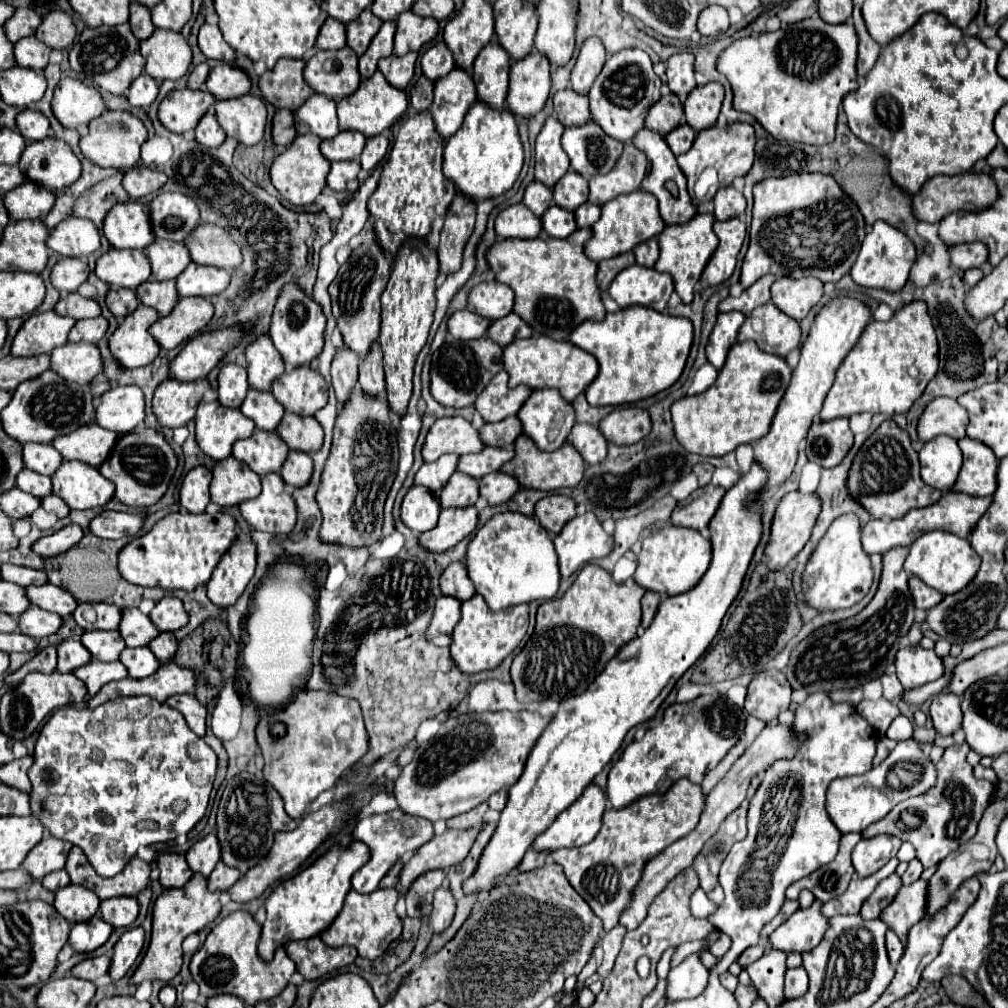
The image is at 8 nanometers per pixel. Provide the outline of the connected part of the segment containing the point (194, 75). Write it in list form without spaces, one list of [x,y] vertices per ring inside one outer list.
[[[199,63],[193,67],[191,75],[189,75],[189,87],[191,89],[203,89],[205,87],[205,79],[209,73],[209,65],[207,63]]]

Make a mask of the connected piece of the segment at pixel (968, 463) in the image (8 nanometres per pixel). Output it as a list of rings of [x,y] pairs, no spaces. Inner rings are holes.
[[[969,437],[961,439],[959,447],[963,451],[963,469],[953,489],[973,497],[993,495],[997,487],[997,467],[999,467],[995,453],[985,443],[979,443]]]

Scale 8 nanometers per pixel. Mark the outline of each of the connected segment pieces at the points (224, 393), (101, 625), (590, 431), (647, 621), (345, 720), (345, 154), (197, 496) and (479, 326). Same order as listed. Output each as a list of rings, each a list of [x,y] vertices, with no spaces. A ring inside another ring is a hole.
[[[225,363],[219,371],[219,401],[225,407],[239,407],[243,403],[243,395],[247,393],[247,371],[237,363]]]
[[[95,603],[95,613],[97,613],[97,621],[95,623],[87,623],[81,617],[81,609],[75,609],[73,617],[75,621],[85,629],[85,631],[93,631],[93,629],[117,629],[119,625],[119,607],[109,605],[109,603]]]
[[[575,423],[567,441],[583,455],[583,461],[589,465],[603,461],[607,455],[607,441],[595,425]]]
[[[647,591],[647,593],[643,595],[643,599],[641,599],[641,607],[643,607],[643,619],[641,619],[641,625],[643,625],[645,629],[651,625],[653,615],[655,615],[659,603],[661,603],[661,595],[659,595],[659,593],[651,593],[651,591]]]
[[[297,691],[285,709],[273,711],[271,715],[259,719],[255,735],[265,761],[263,779],[277,789],[285,801],[287,815],[293,819],[299,819],[309,801],[313,801],[319,793],[331,789],[343,771],[347,771],[367,753],[367,731],[359,703],[335,691]],[[275,721],[287,727],[287,733],[283,737],[271,735],[269,729]]]
[[[341,131],[333,139],[321,141],[321,153],[329,161],[359,159],[365,145],[365,135],[359,131]]]
[[[203,465],[193,467],[183,477],[183,483],[179,489],[179,503],[185,511],[189,511],[189,513],[203,513],[205,511],[205,507],[211,503],[209,481],[211,481],[211,471]]]
[[[463,309],[463,311],[455,311],[449,319],[447,319],[447,331],[449,335],[453,335],[455,339],[479,339],[485,335],[487,327],[491,325],[491,321]]]

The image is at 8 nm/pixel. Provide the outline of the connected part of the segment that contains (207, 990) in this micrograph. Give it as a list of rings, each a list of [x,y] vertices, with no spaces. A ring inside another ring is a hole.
[[[235,911],[211,929],[205,943],[197,949],[189,963],[189,971],[199,983],[203,999],[219,993],[231,993],[241,997],[245,1003],[255,1005],[257,1001],[271,999],[285,989],[289,977],[295,973],[295,963],[287,957],[283,947],[277,947],[273,959],[263,963],[257,953],[259,937],[261,925],[249,911]]]

